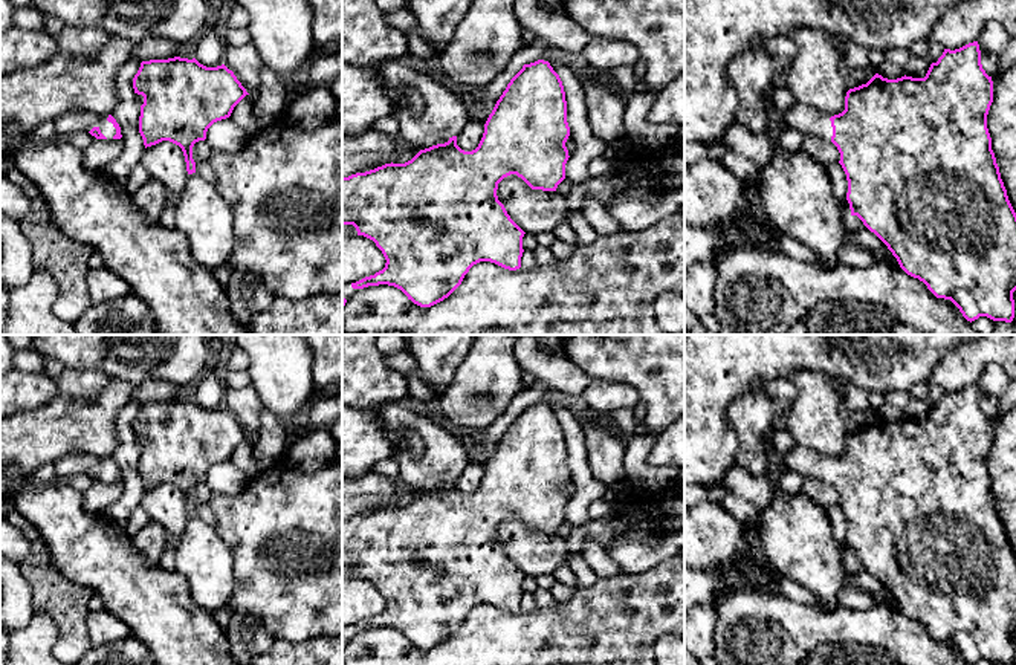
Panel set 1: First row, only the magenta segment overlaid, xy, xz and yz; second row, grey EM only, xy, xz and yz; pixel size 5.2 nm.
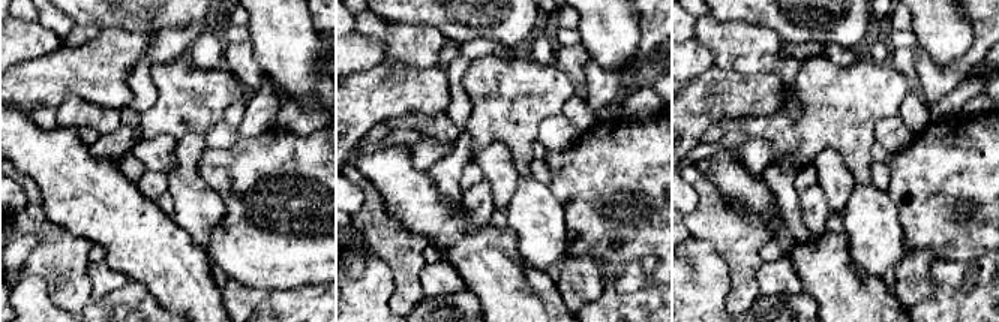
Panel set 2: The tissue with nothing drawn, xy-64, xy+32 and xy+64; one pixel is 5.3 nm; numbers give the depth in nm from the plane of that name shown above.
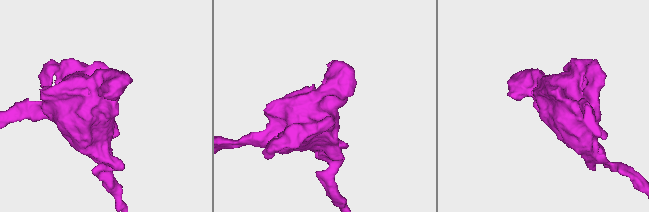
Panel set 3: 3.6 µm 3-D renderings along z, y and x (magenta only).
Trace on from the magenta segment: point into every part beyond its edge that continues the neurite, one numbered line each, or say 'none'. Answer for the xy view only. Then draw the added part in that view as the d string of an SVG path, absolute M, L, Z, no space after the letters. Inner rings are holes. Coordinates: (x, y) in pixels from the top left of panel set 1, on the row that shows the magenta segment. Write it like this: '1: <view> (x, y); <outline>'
1: xy (77, 120); M70 110L55 121L57 135L67 135L72 131L90 131L98 127L101 133L113 141L116 128L107 121L108 115L92 115L86 110Z

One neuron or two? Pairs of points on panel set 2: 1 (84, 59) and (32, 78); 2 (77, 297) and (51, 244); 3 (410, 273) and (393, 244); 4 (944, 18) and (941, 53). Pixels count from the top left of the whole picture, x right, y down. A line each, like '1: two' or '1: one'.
1: one
2: one
3: one
4: one

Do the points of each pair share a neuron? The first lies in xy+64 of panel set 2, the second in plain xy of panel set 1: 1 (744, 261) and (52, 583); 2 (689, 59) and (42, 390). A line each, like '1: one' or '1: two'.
1: one
2: one

